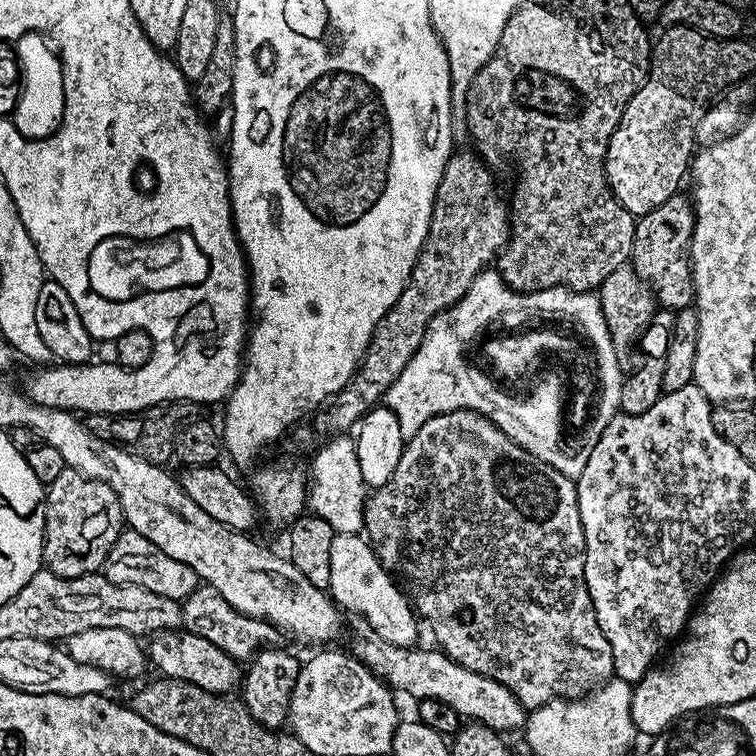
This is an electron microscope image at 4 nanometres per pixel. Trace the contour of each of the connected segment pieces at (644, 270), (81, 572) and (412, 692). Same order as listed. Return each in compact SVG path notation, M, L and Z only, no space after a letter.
M684 194L672 196L662 202L662 206L654 206L654 210L636 221L630 267L636 271L638 278L642 278L642 282L647 284L661 309L679 310L693 307L696 295L692 281L690 249L695 221L694 205Z
M64 467L46 488L44 504L44 562L47 571L69 580L91 576L104 567L112 544L125 527L118 494L106 482L81 476L73 468Z
M357 623L357 640L353 642L351 651L360 659L375 676L379 676L389 689L397 693L405 692L408 696L416 696L417 701L434 698L438 702L446 702L465 721L472 720L476 724L485 724L495 732L509 734L519 733L526 723L526 710L522 702L507 688L486 674L478 674L474 670L466 670L458 662L454 662L442 651L427 652L421 646L399 648L386 642L370 625Z

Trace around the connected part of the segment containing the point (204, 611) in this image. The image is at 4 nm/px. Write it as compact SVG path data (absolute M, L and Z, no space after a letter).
M207 586L195 588L182 601L182 628L185 632L198 634L198 638L206 638L206 642L214 642L218 650L230 654L237 662L251 661L262 648L276 646L281 643L282 633L266 620L259 620L236 612L218 590Z

